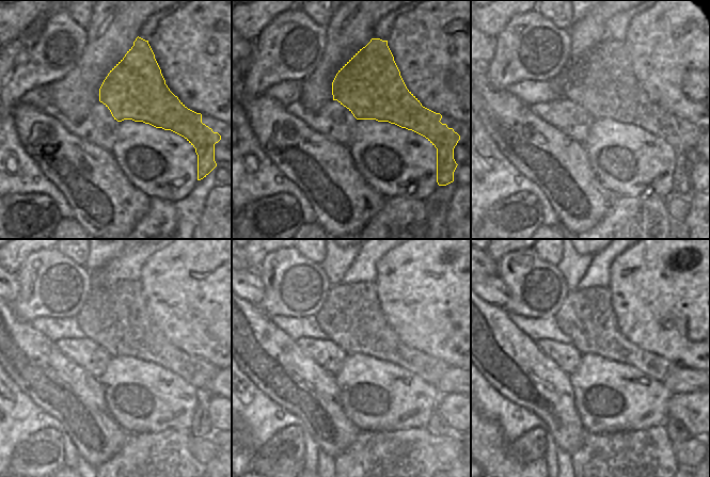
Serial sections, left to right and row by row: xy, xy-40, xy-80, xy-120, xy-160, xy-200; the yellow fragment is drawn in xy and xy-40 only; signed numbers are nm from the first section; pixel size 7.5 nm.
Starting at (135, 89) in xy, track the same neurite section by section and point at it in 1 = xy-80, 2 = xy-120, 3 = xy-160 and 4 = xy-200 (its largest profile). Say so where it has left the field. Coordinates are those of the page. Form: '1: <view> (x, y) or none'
1: xy-80 (602, 81)
2: xy-120 (116, 317)
3: xy-160 (350, 316)
4: xy-200 (586, 316)

